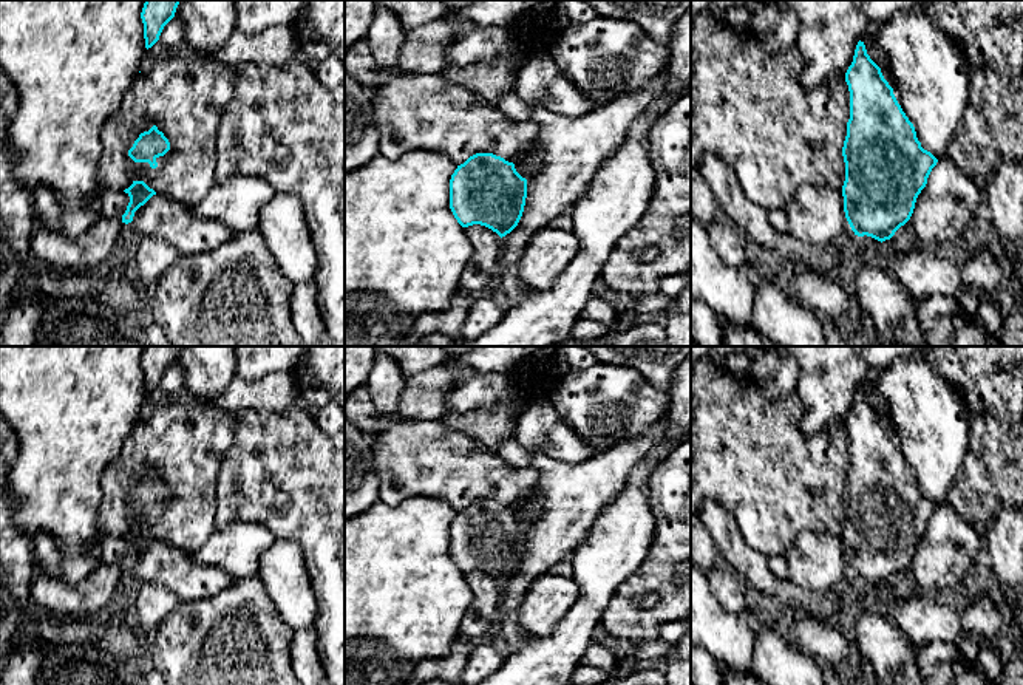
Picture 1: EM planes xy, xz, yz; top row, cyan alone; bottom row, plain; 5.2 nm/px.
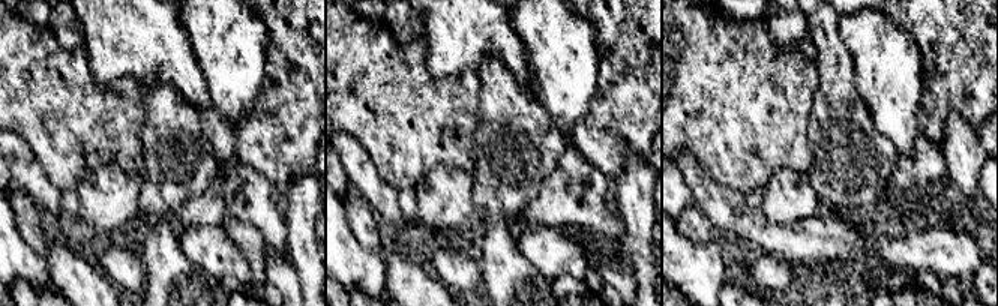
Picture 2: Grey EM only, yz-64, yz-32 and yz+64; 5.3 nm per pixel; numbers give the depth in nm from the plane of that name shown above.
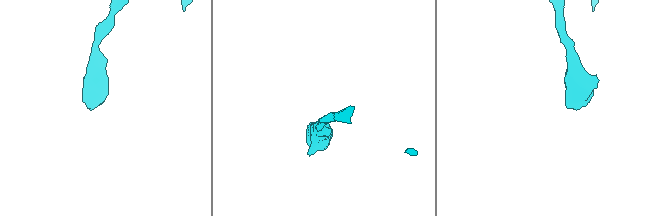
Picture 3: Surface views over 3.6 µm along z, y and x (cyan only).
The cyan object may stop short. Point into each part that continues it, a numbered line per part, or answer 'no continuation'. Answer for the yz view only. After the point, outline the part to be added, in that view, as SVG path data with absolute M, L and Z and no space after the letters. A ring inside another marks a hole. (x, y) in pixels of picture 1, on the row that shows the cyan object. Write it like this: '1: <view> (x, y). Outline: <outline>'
1: yz (887, 308). Outline: M872 237L855 240L848 277L851 309L867 323L872 346L924 346L913 295L893 277L882 243Z

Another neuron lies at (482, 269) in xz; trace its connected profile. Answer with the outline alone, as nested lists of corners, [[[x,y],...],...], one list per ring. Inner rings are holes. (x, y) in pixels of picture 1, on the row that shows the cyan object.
[[[481,224],[464,227],[464,230],[471,244],[471,255],[459,278],[459,288],[470,292],[498,288],[501,277],[501,237]]]

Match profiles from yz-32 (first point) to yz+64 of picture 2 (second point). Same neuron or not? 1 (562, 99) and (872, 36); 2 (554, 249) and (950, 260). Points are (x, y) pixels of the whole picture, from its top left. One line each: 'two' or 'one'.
1: one
2: one

